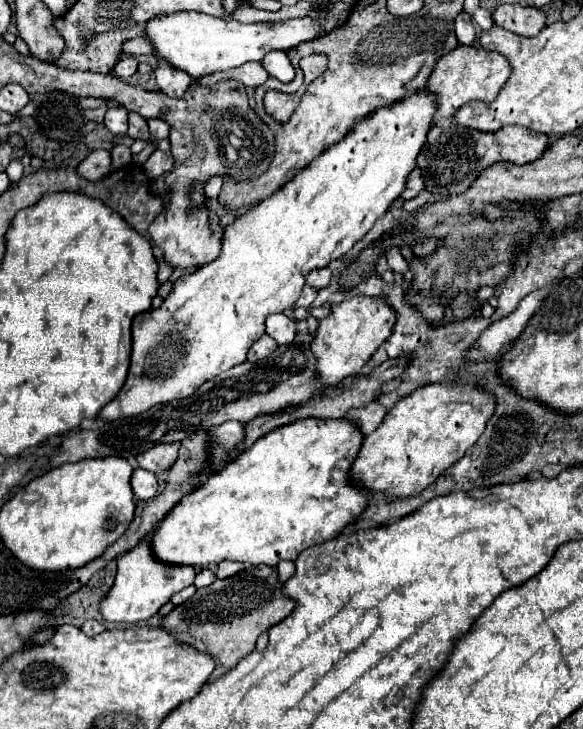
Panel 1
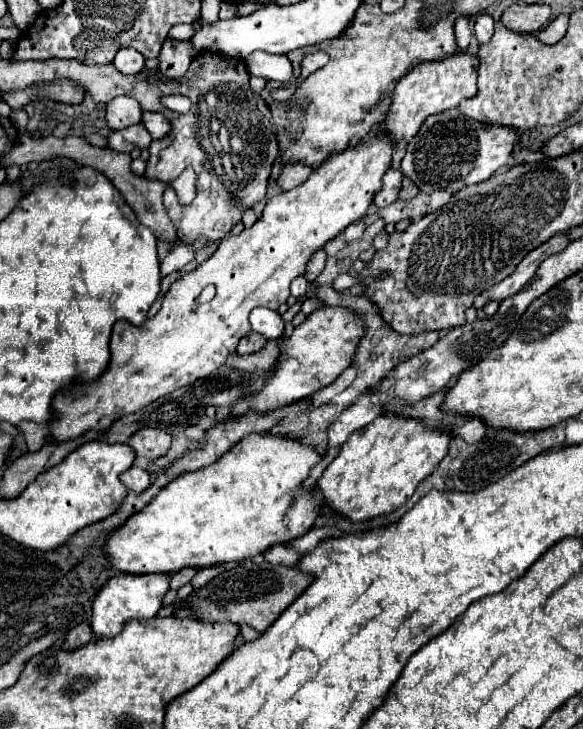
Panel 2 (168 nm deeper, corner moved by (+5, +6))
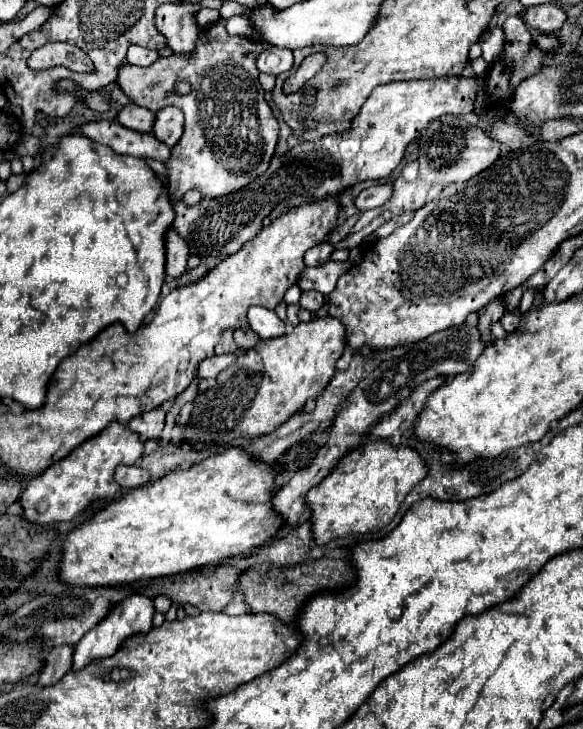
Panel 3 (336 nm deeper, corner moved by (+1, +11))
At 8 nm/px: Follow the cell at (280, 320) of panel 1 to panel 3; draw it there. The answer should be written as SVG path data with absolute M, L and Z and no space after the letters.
M250 307L248 309L248 325L260 339L272 339L280 337L286 333L284 321L274 313L264 307Z

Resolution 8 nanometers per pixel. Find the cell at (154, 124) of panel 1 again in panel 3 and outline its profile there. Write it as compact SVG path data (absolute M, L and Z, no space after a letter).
M164 107L156 113L154 123L154 137L166 143L168 147L174 147L184 131L184 115L176 107Z

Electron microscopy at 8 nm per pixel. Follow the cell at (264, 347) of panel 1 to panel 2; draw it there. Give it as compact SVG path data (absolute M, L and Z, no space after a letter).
M250 332L248 336L244 336L238 344L238 354L254 354L254 352L260 352L266 344L266 338L262 334L256 334L256 332Z

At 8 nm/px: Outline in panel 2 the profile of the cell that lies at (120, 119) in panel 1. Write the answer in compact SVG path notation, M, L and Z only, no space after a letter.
M120 96L106 104L106 122L112 130L122 130L126 126L138 124L142 120L142 108L134 98Z

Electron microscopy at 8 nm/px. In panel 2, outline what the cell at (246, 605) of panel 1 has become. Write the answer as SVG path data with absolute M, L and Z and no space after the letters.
M246 562L246 568L240 566L222 572L206 586L194 590L188 598L184 598L184 602L198 614L198 620L202 622L232 622L238 626L246 624L258 632L264 632L282 614L282 610L288 608L292 600L304 592L304 588L310 586L310 582L312 576L304 574L302 578L298 568L274 566L268 562Z

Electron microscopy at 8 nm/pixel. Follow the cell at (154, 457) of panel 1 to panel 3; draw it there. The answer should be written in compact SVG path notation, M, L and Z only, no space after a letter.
M156 407L152 411L146 411L146 413L140 413L140 415L132 417L128 421L128 427L132 431L140 433L142 441L146 441L150 437L158 439L160 433L162 433L162 429L164 429L164 415L166 415L166 411L162 407Z

